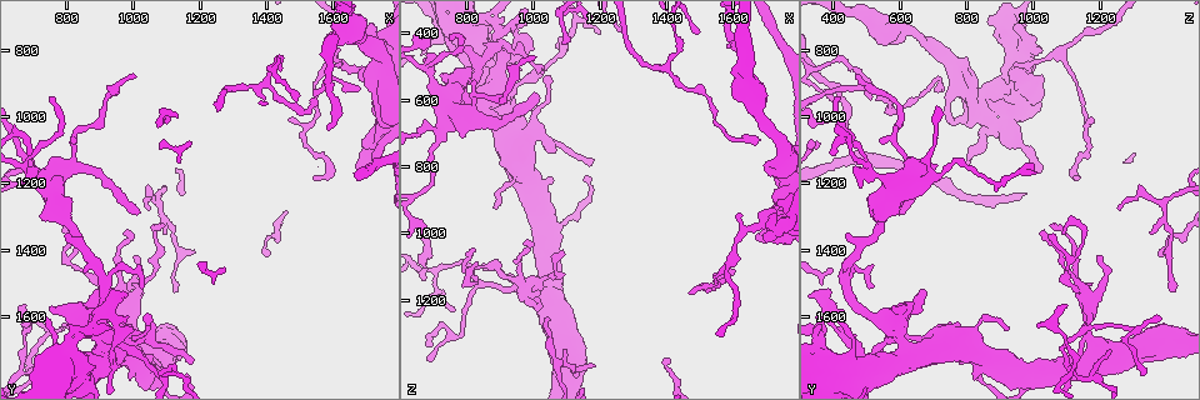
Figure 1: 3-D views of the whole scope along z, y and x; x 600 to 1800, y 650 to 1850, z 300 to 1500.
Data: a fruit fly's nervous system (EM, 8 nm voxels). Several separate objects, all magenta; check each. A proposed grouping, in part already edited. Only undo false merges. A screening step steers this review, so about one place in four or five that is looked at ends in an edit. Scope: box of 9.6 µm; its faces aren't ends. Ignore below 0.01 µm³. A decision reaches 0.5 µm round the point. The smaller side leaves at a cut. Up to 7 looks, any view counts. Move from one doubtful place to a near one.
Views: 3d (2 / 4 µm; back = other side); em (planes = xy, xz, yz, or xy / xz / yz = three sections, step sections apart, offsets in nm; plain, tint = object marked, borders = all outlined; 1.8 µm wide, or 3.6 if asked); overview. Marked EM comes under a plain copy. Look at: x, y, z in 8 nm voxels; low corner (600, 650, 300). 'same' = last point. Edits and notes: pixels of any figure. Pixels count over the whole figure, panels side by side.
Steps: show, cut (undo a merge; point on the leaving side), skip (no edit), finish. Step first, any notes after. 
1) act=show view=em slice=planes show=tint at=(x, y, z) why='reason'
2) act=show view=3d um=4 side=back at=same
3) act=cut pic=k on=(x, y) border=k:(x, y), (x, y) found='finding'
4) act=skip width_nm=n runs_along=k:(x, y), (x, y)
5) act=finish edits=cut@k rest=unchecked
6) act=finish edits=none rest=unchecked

act=show view=em slice=planes show=borders at=(1670, 860, 980)

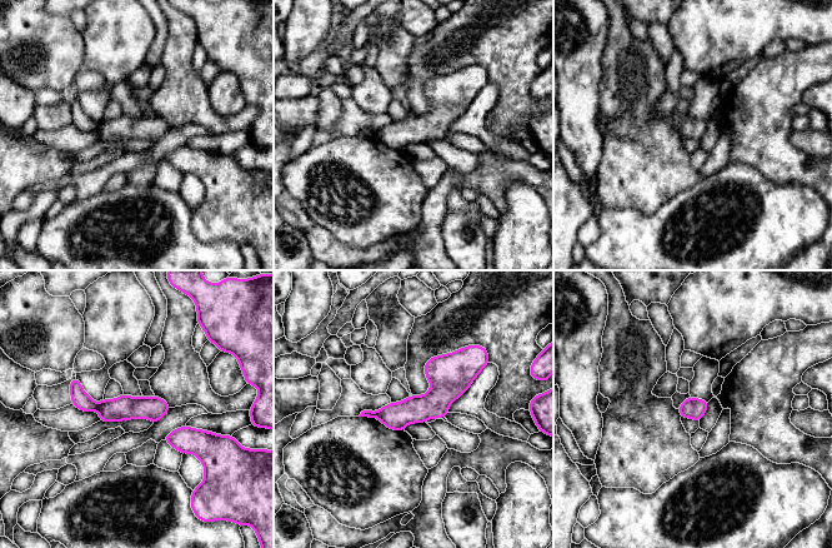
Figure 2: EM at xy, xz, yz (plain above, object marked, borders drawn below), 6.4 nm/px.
act=cut pic=2 on=(80, 399) width_nm=140 border=2:(99, 404), (96, 408) found='a second neuron is stuck on'

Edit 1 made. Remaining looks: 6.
act=show view=3d um=2 at=(890, 1600, 380) why='sharp bend'

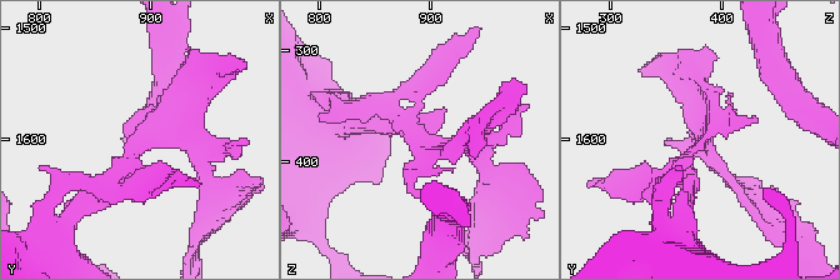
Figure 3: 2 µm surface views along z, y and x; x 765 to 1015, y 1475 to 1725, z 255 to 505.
act=show view=em slice=planes show=tint at=(894, 1602, 382)

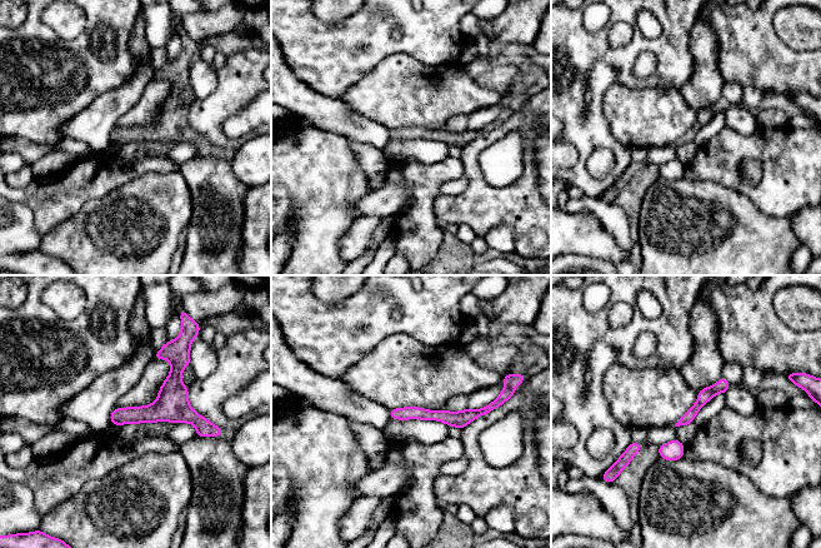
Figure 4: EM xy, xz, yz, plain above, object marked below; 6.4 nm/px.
act=skip found='one neuron here'

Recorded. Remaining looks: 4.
act=finish edits=cut@2 rest=unchecked

